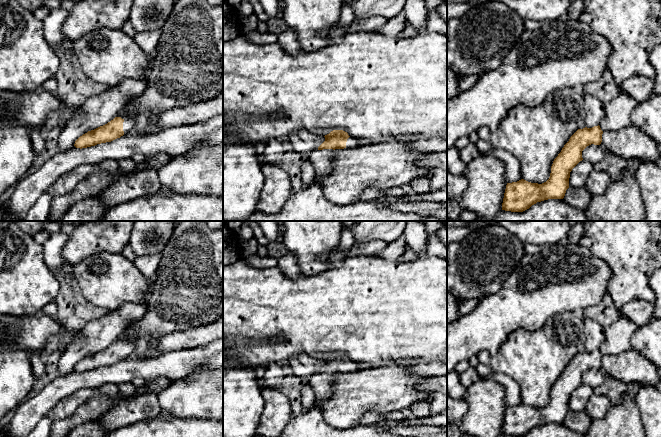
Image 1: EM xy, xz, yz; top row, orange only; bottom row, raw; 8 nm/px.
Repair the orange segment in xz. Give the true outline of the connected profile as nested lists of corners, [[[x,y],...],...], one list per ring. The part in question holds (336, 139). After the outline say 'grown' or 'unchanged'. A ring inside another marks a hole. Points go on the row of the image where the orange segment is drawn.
[[[333,130],[325,135],[325,141],[317,150],[308,154],[308,161],[313,166],[317,176],[330,174],[334,167],[333,154],[338,149],[358,147],[358,140],[351,138],[343,130]]]; grown

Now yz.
[[[620,90],[615,98],[609,103],[605,104],[605,115],[598,126],[592,128],[578,129],[564,145],[561,152],[554,159],[551,166],[551,173],[549,179],[542,183],[531,183],[524,179],[517,182],[507,183],[502,210],[511,212],[523,212],[529,209],[537,202],[548,199],[563,199],[566,190],[569,188],[569,178],[572,169],[583,160],[582,151],[589,145],[600,145],[602,142],[602,134],[606,131],[617,131],[631,124],[630,116],[637,105],[636,100],[628,95],[626,92]]]; grown

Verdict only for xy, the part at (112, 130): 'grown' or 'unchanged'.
grown

